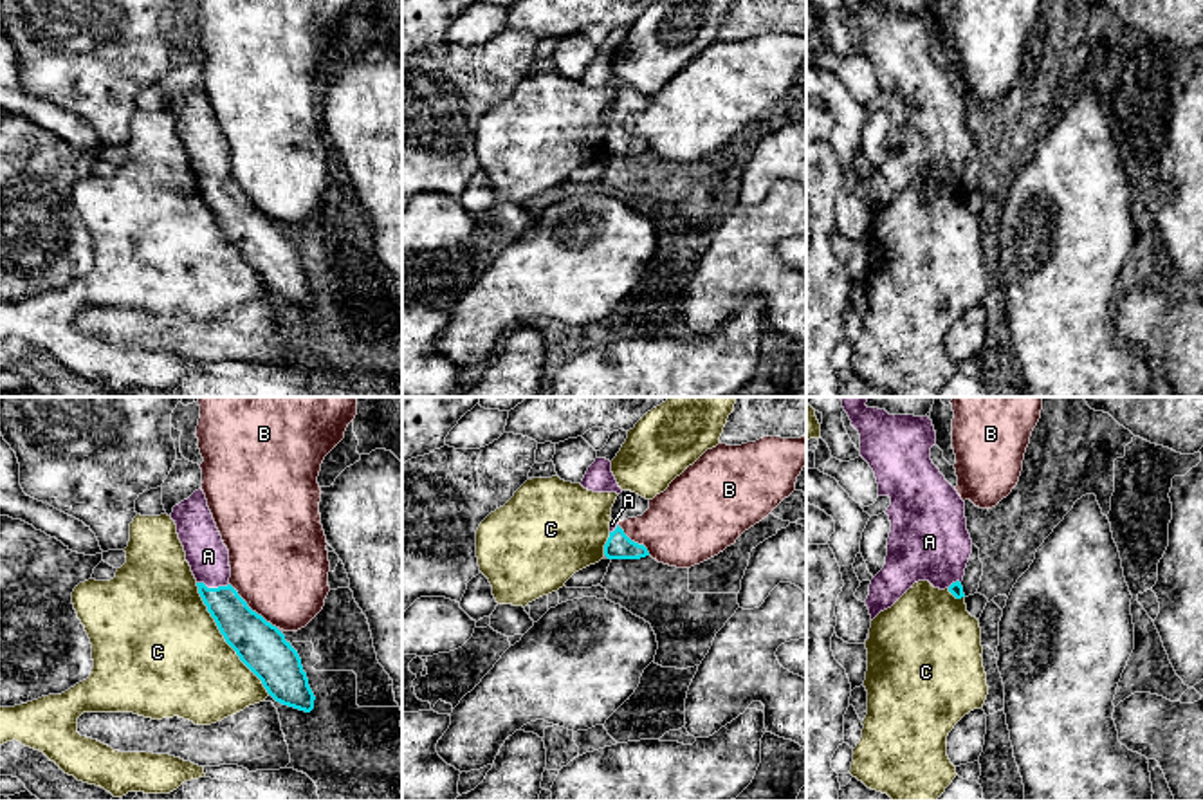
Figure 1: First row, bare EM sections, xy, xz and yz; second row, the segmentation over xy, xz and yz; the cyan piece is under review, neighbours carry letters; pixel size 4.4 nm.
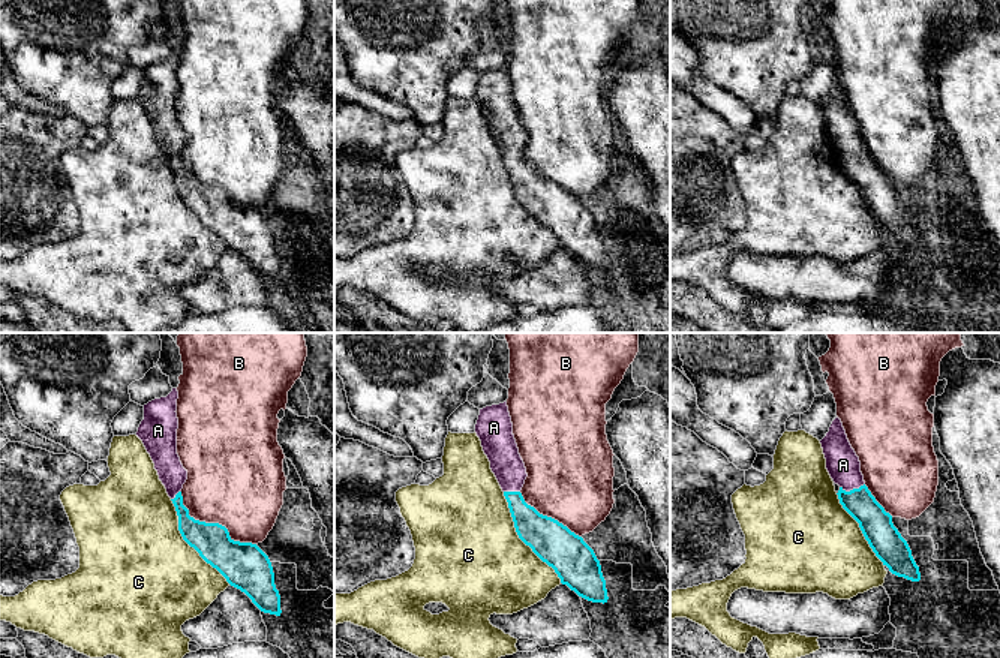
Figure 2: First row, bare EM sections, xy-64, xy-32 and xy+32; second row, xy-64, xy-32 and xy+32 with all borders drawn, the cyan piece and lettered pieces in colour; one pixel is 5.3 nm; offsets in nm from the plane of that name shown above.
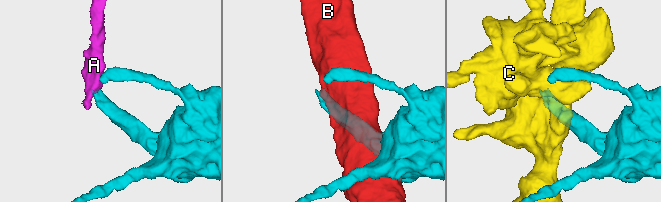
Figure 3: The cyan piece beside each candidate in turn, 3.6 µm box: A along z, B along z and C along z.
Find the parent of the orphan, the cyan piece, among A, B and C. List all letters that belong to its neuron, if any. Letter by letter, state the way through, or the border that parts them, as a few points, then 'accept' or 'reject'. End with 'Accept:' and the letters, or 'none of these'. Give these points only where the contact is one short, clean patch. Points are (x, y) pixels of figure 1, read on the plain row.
A: across xy (244, 226), (213, 184), (208, 152) | accept
B: reject
C: reject
Accept: A

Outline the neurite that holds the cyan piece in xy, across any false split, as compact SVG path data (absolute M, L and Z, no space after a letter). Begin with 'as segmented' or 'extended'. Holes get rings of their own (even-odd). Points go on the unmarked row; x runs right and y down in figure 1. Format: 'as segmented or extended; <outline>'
extended; M198 85L175 101L171 115L197 175L198 189L225 238L276 298L310 308L316 292L298 247L229 180L229 146L216 124L204 87Z

